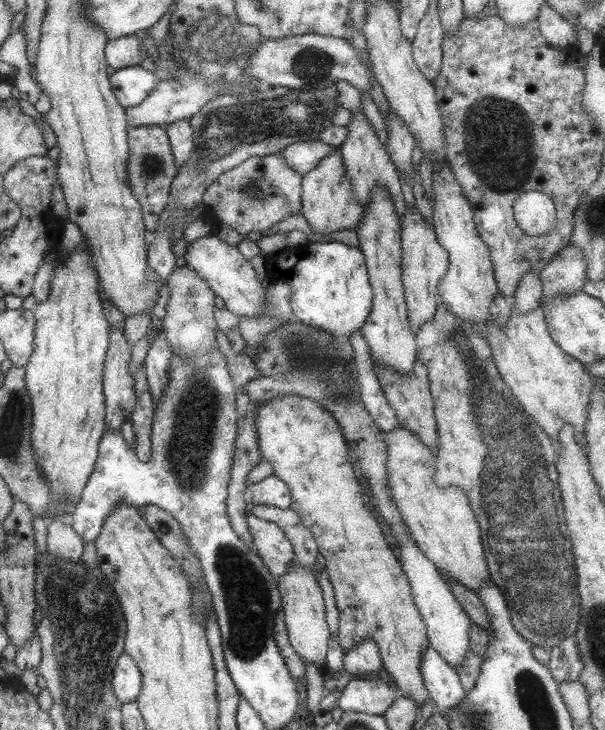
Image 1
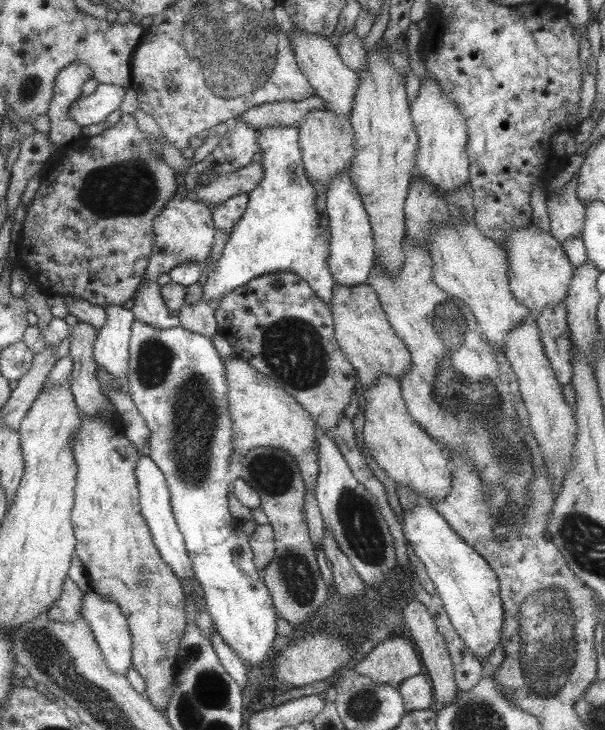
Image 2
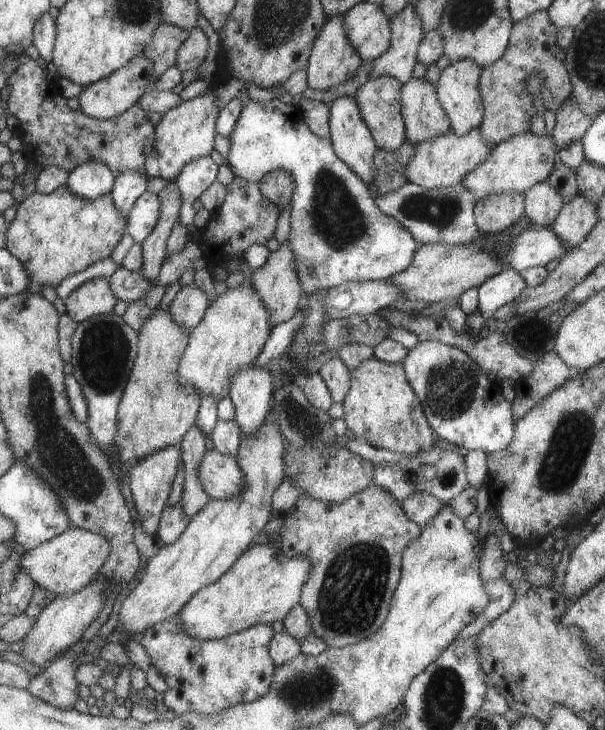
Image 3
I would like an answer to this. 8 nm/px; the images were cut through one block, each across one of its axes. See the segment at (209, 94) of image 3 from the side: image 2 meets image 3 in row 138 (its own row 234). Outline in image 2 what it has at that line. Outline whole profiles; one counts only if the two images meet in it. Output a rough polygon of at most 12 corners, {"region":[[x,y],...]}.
{"region":[[174,194],[154,220],[142,283],[199,264],[216,228],[204,203]]}

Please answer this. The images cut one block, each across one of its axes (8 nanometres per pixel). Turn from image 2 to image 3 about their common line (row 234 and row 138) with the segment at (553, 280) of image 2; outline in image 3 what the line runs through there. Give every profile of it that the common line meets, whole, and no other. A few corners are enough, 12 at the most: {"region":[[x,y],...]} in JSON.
{"region":[[523,132],[462,180],[473,200],[546,181],[557,149]]}

